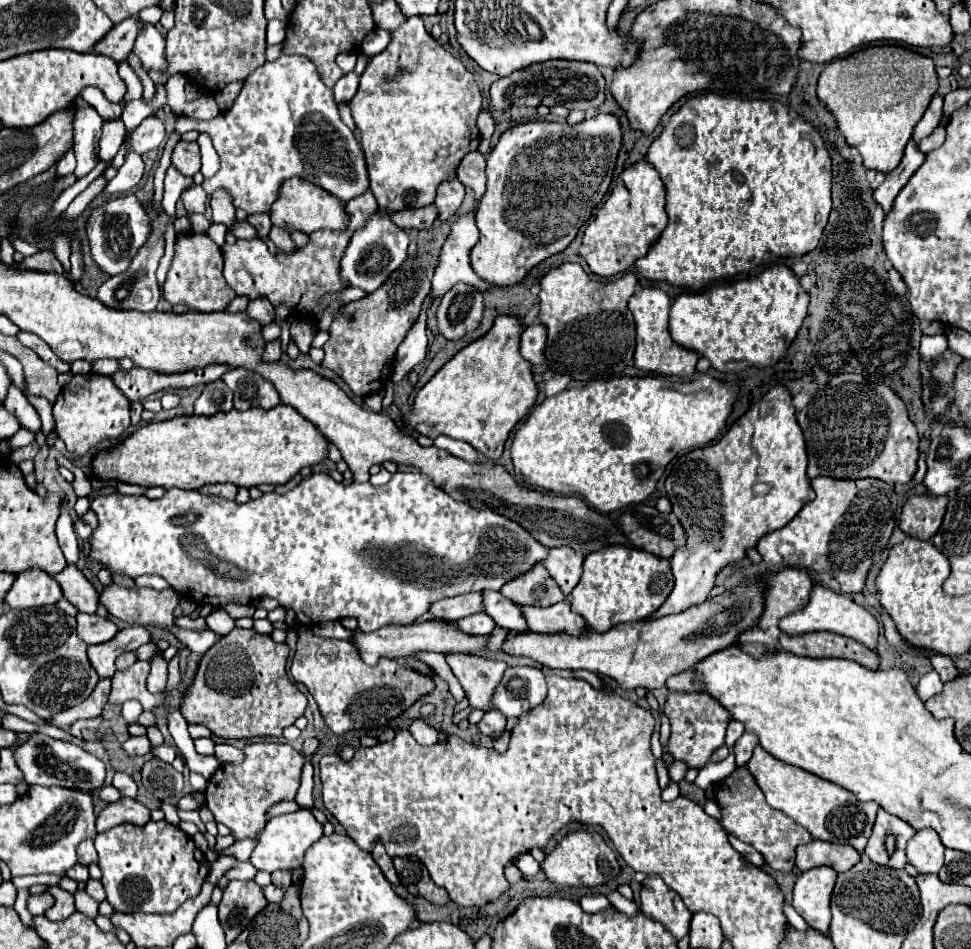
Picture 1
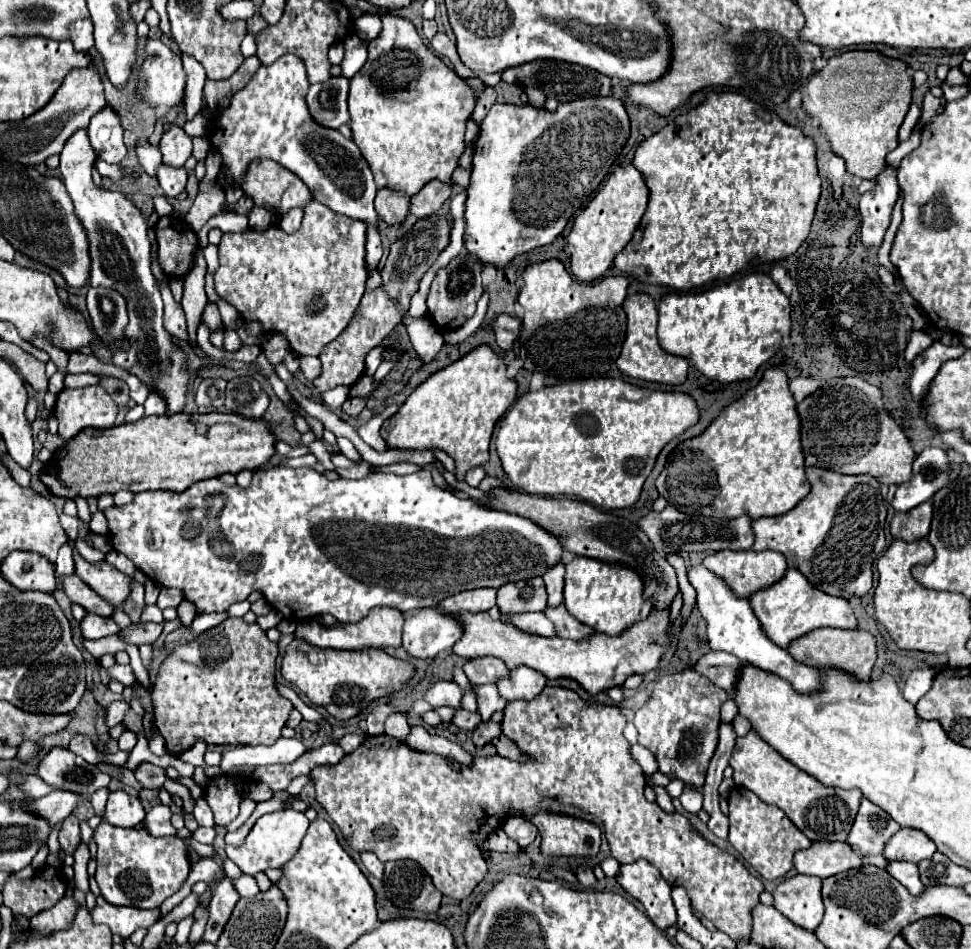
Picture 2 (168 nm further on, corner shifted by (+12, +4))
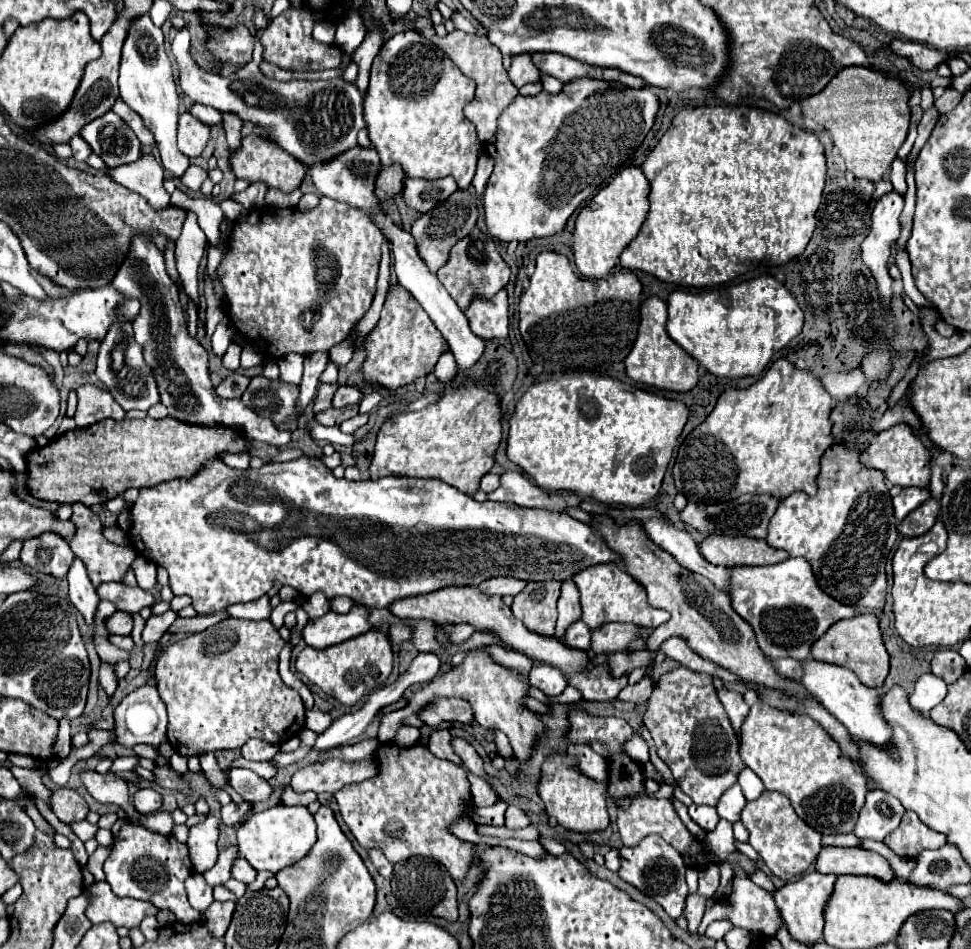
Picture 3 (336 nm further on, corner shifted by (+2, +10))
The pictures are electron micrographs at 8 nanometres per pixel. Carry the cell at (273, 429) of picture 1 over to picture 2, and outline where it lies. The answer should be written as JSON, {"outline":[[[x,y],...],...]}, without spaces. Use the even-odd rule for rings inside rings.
{"outline":[[[181,413],[181,415],[151,415],[151,417],[141,417],[139,421],[135,423],[123,423],[123,425],[117,425],[117,427],[109,427],[109,429],[85,429],[81,431],[77,437],[73,437],[69,443],[65,443],[63,447],[59,447],[51,461],[45,465],[45,469],[41,471],[41,481],[51,489],[51,493],[59,495],[59,497],[67,497],[67,499],[73,499],[75,495],[81,495],[81,497],[99,497],[101,493],[117,493],[119,489],[127,489],[127,491],[133,491],[133,493],[139,493],[139,491],[149,491],[149,489],[169,489],[169,491],[185,491],[187,487],[191,487],[193,483],[197,481],[203,481],[203,479],[211,479],[211,477],[221,477],[223,473],[241,473],[241,471],[255,471],[263,465],[267,465],[271,461],[271,457],[275,455],[275,445],[277,445],[277,435],[269,429],[269,425],[263,421],[263,419],[245,419],[245,417],[237,417],[233,413],[205,413],[205,415],[199,415],[199,413],[193,413],[193,415],[187,415],[187,413]]]}

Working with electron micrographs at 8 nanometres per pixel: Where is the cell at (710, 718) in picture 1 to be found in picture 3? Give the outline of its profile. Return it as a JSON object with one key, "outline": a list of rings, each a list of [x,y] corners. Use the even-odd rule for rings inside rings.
{"outline":[[[677,667],[661,675],[647,701],[643,723],[653,737],[657,755],[669,765],[675,781],[693,803],[717,805],[721,795],[737,783],[737,775],[747,767],[739,757],[737,735],[707,673]]]}

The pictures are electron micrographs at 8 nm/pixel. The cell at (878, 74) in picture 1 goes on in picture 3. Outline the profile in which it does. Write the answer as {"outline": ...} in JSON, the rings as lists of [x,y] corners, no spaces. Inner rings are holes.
{"outline":[[[845,67],[837,77],[813,97],[801,101],[803,117],[813,119],[831,133],[839,155],[857,179],[879,181],[889,171],[897,149],[909,131],[909,95],[899,79],[865,67]]]}

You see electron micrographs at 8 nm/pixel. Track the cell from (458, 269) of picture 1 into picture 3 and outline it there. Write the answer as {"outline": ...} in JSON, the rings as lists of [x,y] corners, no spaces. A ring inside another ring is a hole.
{"outline":[[[374,387],[367,392],[361,402],[359,403],[359,413],[363,414],[370,412],[383,399],[383,392],[381,387]]]}

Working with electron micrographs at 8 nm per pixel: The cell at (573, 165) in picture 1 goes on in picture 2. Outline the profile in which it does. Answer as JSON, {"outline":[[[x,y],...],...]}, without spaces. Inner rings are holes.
{"outline":[[[597,97],[597,99],[579,99],[579,101],[571,101],[571,103],[563,103],[557,107],[557,111],[547,111],[547,109],[535,109],[531,105],[525,107],[517,107],[517,105],[505,105],[505,103],[495,103],[491,107],[491,111],[487,113],[487,117],[481,121],[481,135],[475,141],[475,155],[473,155],[473,171],[471,171],[471,185],[467,189],[469,197],[465,203],[465,221],[467,221],[467,231],[465,231],[465,247],[467,251],[477,257],[481,261],[481,265],[493,265],[493,267],[505,267],[509,265],[517,255],[527,253],[535,247],[543,247],[553,243],[561,231],[565,229],[569,217],[579,211],[581,201],[587,201],[587,195],[595,195],[597,189],[601,187],[601,183],[605,181],[613,161],[617,159],[617,151],[621,151],[621,147],[625,145],[625,141],[629,139],[629,117],[627,111],[623,107],[623,103],[615,97]]]}

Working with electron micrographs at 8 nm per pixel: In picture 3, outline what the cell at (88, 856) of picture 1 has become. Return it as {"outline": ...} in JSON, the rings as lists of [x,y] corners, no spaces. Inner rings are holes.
{"outline":[[[61,787],[51,793],[51,811],[69,825],[73,821],[83,821],[89,809],[85,799],[77,791],[73,791],[71,787]]]}

